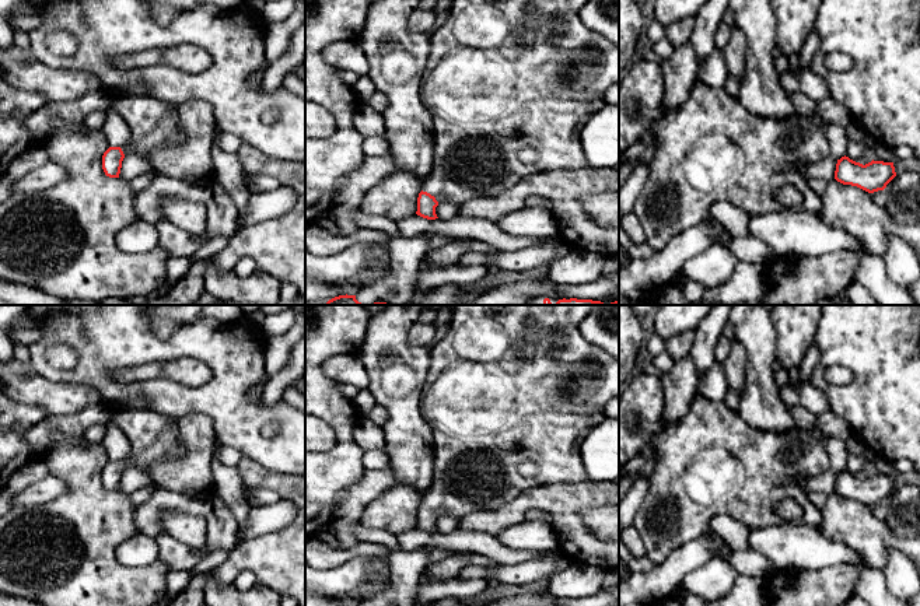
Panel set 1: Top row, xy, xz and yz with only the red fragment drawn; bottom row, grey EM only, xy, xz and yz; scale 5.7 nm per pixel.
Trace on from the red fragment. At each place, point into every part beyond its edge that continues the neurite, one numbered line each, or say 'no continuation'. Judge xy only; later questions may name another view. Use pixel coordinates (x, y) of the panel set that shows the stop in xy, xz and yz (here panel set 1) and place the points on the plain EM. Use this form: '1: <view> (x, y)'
1: xy (153, 437)

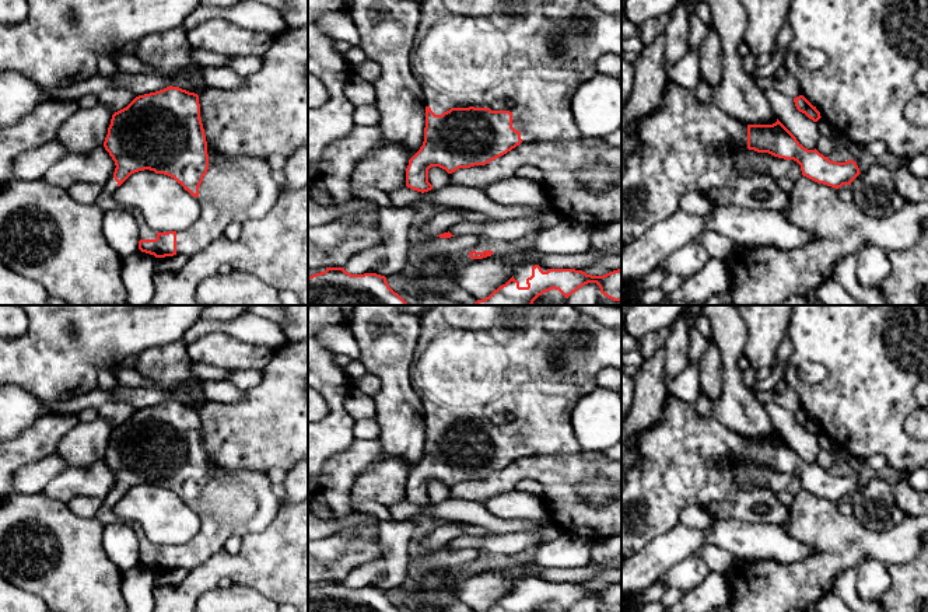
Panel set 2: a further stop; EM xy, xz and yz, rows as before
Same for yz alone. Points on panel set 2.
1: yz (678, 464)

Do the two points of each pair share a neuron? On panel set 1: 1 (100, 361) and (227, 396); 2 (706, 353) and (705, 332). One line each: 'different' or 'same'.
1: same
2: same

